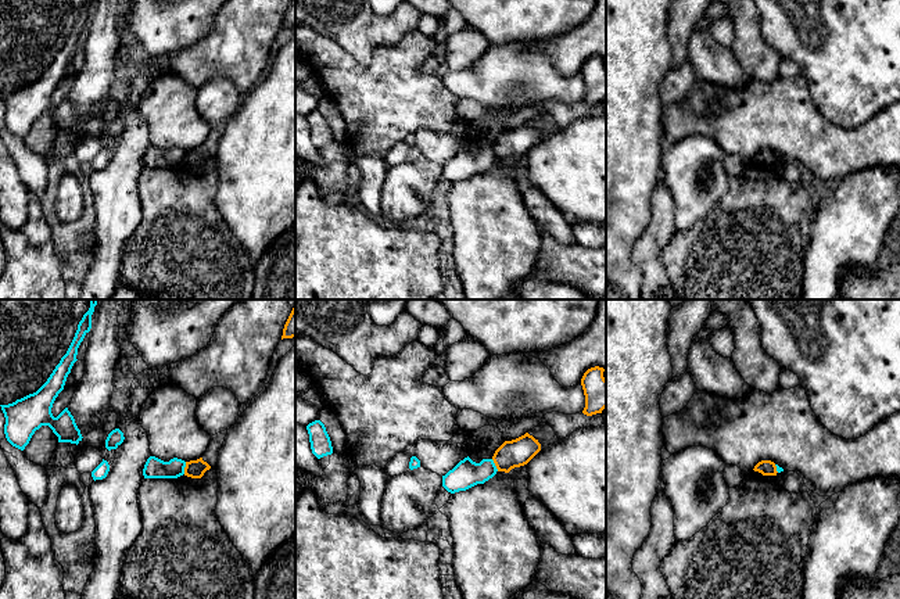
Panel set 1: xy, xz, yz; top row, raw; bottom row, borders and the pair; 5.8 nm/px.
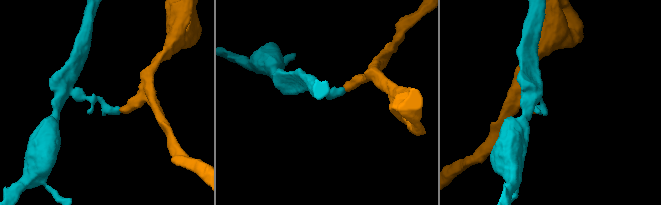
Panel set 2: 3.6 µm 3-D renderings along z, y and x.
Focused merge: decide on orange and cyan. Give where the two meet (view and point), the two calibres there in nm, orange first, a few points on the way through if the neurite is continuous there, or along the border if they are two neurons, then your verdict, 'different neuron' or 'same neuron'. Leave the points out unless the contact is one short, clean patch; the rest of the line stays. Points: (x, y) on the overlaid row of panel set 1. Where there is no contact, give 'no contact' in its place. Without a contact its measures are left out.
xy (185, 467) | 110/120 nm | along xy (186, 462), (183, 473) | different neuron

